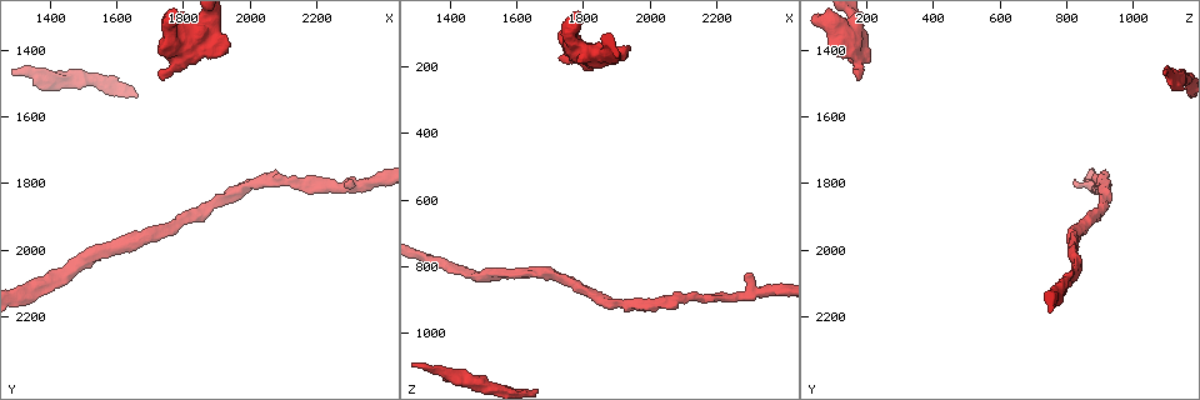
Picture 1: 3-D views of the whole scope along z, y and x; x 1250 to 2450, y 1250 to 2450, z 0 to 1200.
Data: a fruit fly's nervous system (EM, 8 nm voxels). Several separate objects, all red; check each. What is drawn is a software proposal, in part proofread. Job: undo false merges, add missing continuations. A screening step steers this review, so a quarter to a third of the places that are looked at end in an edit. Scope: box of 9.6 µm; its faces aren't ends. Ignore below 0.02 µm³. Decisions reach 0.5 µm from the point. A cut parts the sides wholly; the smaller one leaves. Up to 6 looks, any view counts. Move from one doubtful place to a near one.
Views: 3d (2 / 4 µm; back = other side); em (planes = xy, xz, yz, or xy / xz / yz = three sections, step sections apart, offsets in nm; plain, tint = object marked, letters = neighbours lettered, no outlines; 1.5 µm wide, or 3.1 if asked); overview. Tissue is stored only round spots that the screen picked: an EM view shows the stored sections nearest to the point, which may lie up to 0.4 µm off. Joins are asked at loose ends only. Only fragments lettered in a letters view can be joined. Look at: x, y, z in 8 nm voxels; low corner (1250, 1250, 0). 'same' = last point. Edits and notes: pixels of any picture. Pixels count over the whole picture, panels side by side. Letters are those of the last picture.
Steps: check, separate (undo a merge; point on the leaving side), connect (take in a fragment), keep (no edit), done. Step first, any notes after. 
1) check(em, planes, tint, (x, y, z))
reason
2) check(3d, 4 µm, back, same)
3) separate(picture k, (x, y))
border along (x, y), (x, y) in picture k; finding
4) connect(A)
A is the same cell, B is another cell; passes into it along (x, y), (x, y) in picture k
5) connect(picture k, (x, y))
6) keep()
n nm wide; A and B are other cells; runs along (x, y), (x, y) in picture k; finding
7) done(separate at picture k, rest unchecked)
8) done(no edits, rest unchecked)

check(em, xz, step 4, plain, (1940, 1400, 140))
free end

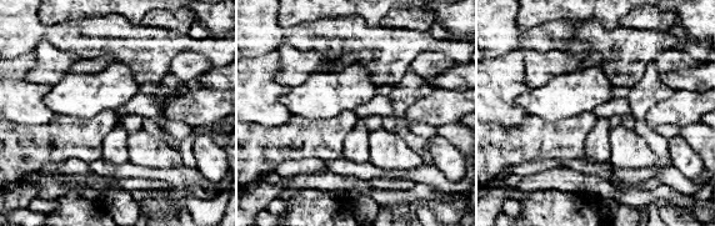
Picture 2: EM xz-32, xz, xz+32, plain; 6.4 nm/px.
check(em, xz, step 4, letters, same)

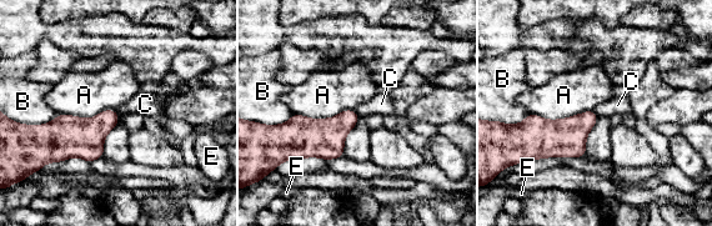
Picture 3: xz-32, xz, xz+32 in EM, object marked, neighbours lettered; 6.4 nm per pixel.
keep()
A, B, C and E are other cells; border along (354, 110), (359, 116) in picture 3; no lettered fragment goes on from it

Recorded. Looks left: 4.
check(em, planes, letters, (1730, 1480, 170))
branch stops here

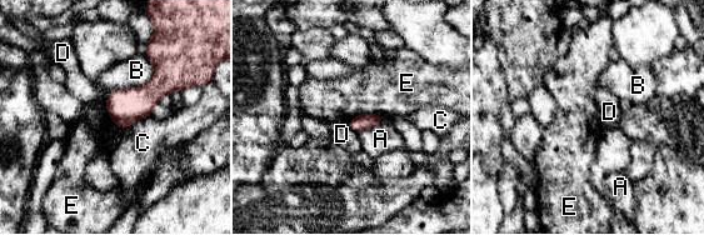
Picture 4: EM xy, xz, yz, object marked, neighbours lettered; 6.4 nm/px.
keep()
A, B, C, D and E are other cells; border along (108, 93), (106, 113), (119, 128) in picture 4; none of them fits

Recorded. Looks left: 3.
check(3d, 2 µm, (2300, 1790, 830))
branch stops here

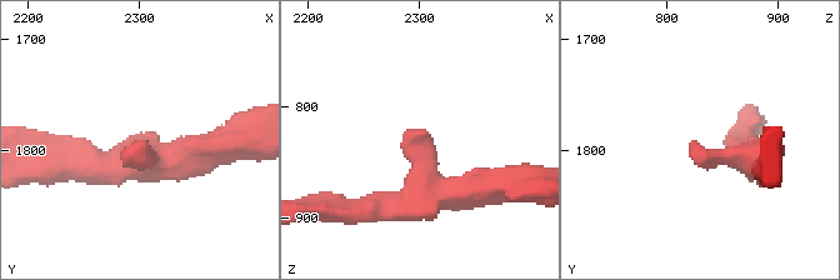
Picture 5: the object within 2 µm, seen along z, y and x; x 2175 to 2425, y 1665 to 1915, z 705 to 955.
check(em, xz, step 4, letters, (2304, 1794, 826))

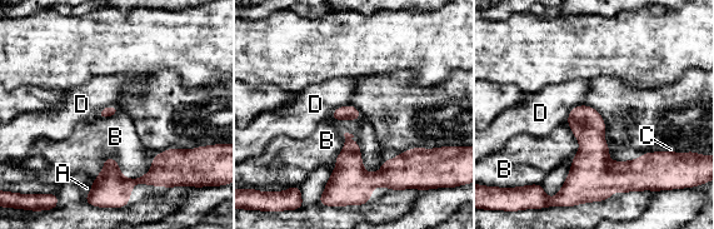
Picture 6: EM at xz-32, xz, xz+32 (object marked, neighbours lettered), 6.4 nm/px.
keep()
A, B, C and D are other cells; border along (343, 134), (367, 172), (382, 168) in picture 6; none of them fits

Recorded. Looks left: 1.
done(no edits, rest unchecked)

